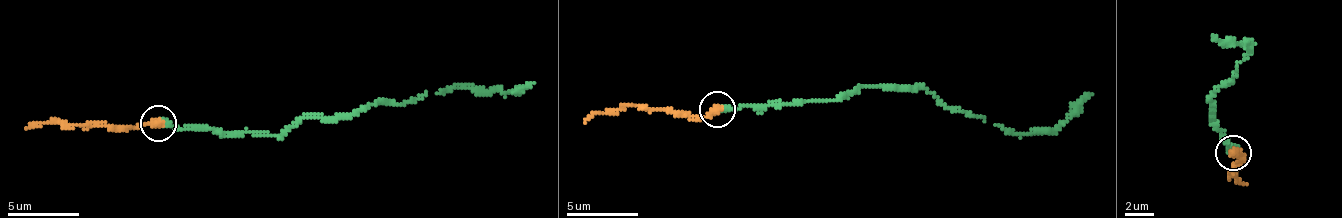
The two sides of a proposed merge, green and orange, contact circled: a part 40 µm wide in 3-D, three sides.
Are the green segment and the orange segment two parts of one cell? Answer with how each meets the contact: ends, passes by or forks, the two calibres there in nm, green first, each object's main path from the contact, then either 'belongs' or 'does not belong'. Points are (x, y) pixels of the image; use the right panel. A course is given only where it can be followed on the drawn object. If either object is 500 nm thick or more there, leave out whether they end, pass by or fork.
green ends; orange ends; calibres 360 and 340 nm; course green (1234, 151), (1210, 120), (1211, 110), (1218, 86), (1229, 84), (1251, 42), (1241, 44), (1212, 35); course orange (1234, 151), (1241, 164), (1229, 176), (1247, 184); belongs

